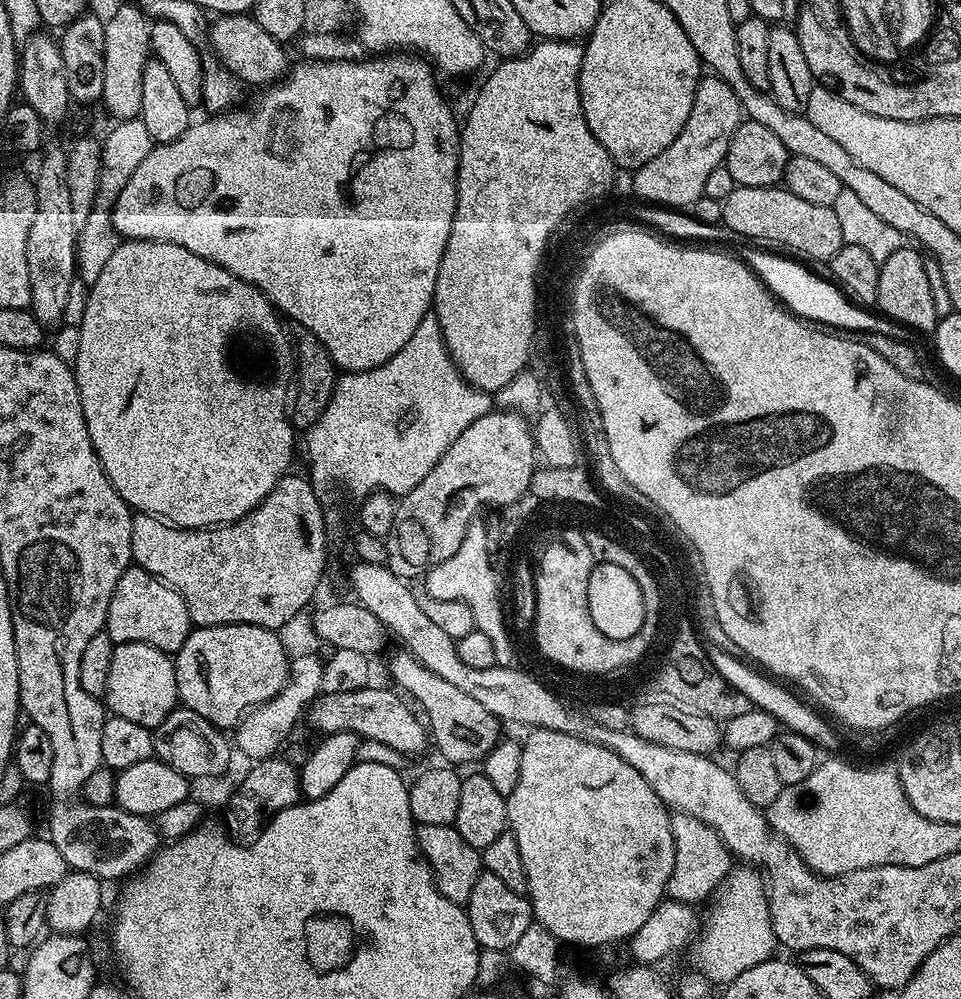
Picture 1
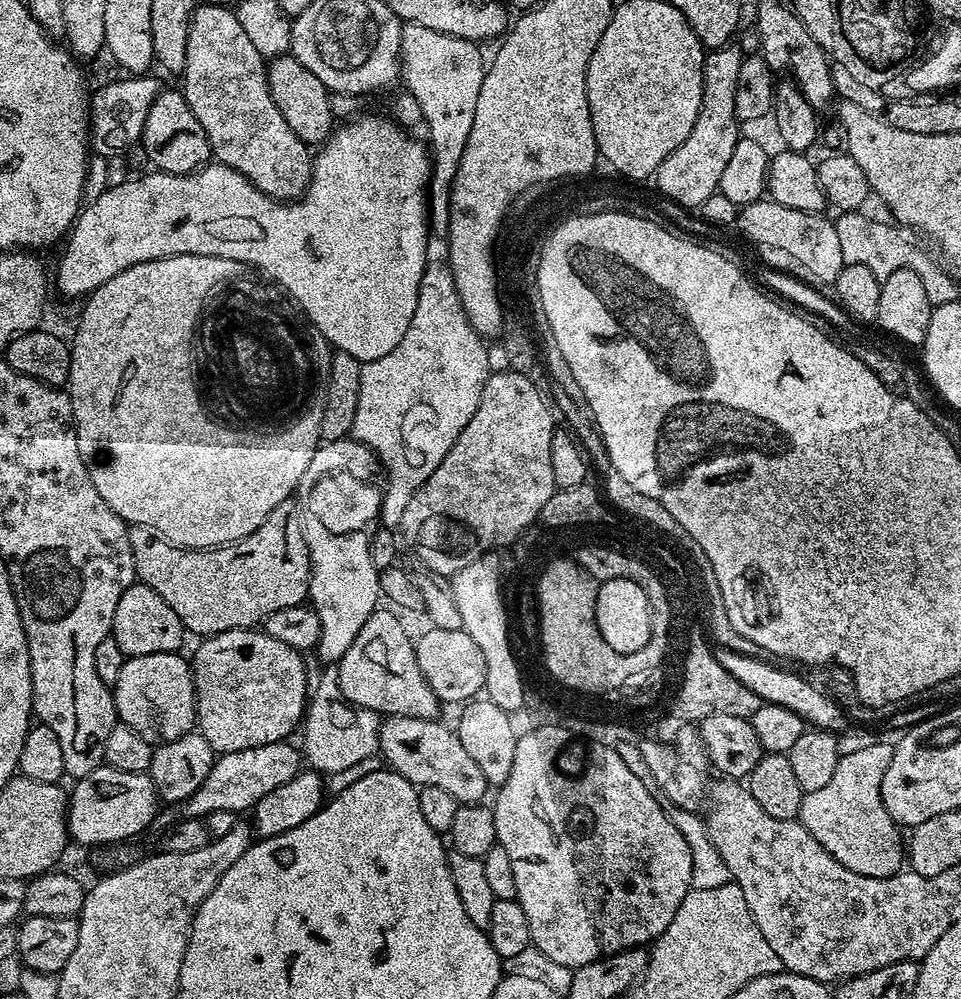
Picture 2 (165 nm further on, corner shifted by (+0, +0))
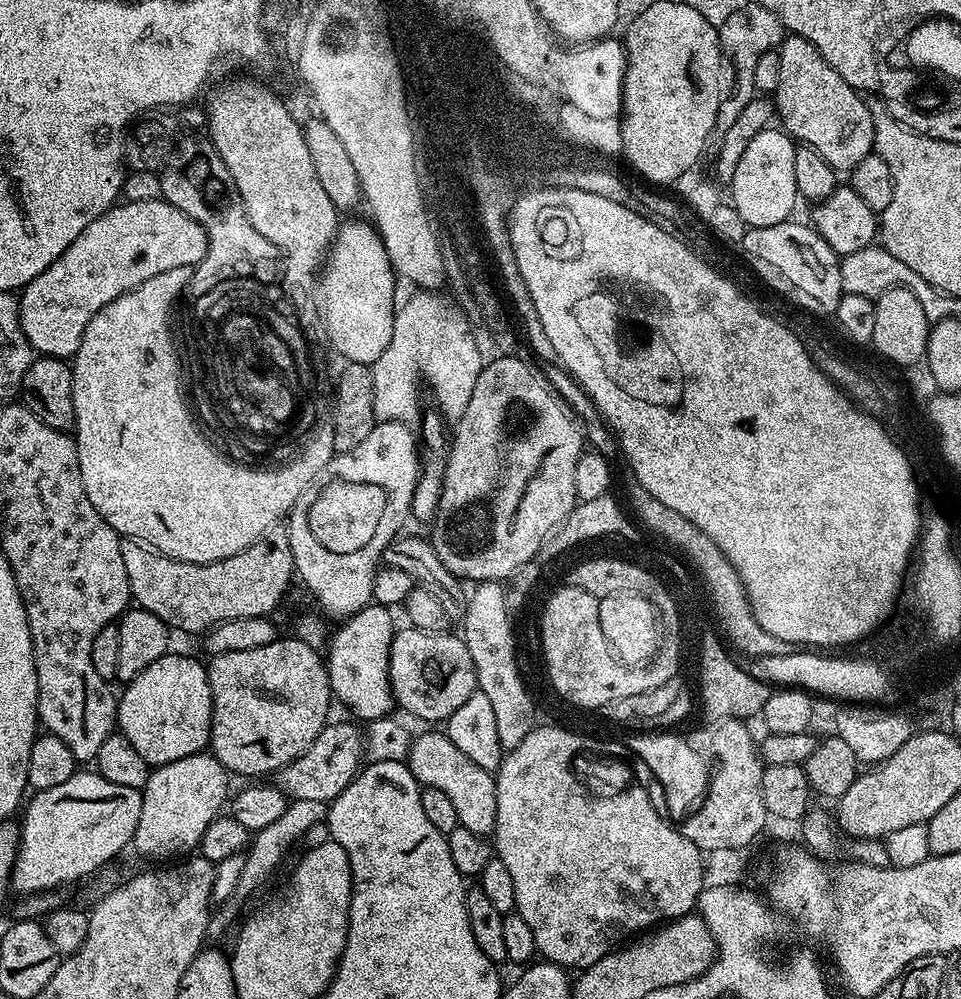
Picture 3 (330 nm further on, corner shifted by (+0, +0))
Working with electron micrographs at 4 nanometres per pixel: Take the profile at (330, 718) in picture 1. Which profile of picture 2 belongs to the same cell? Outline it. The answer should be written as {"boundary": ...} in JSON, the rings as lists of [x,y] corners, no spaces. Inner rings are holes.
{"boundary":[[[384,716],[380,725],[379,755],[391,771],[414,785],[439,786],[441,790],[454,794],[461,805],[479,804],[485,799],[484,791],[490,788],[482,769],[470,759],[470,753],[462,747],[456,731],[440,723],[439,719]]]}

